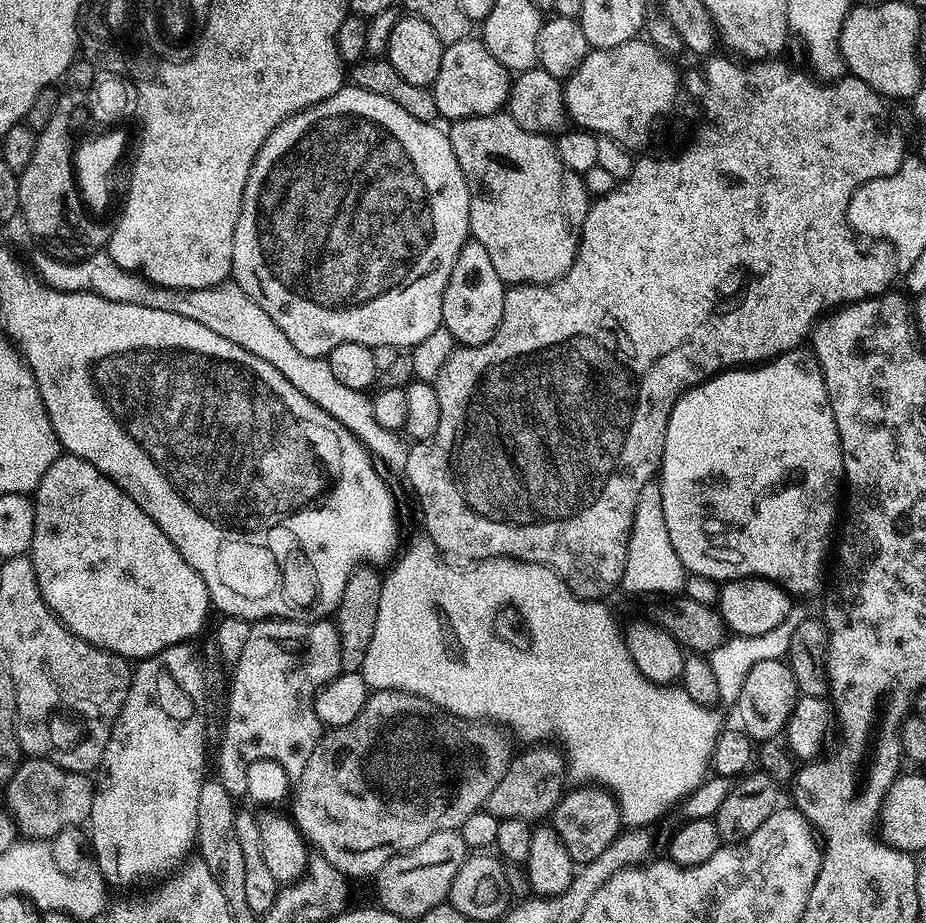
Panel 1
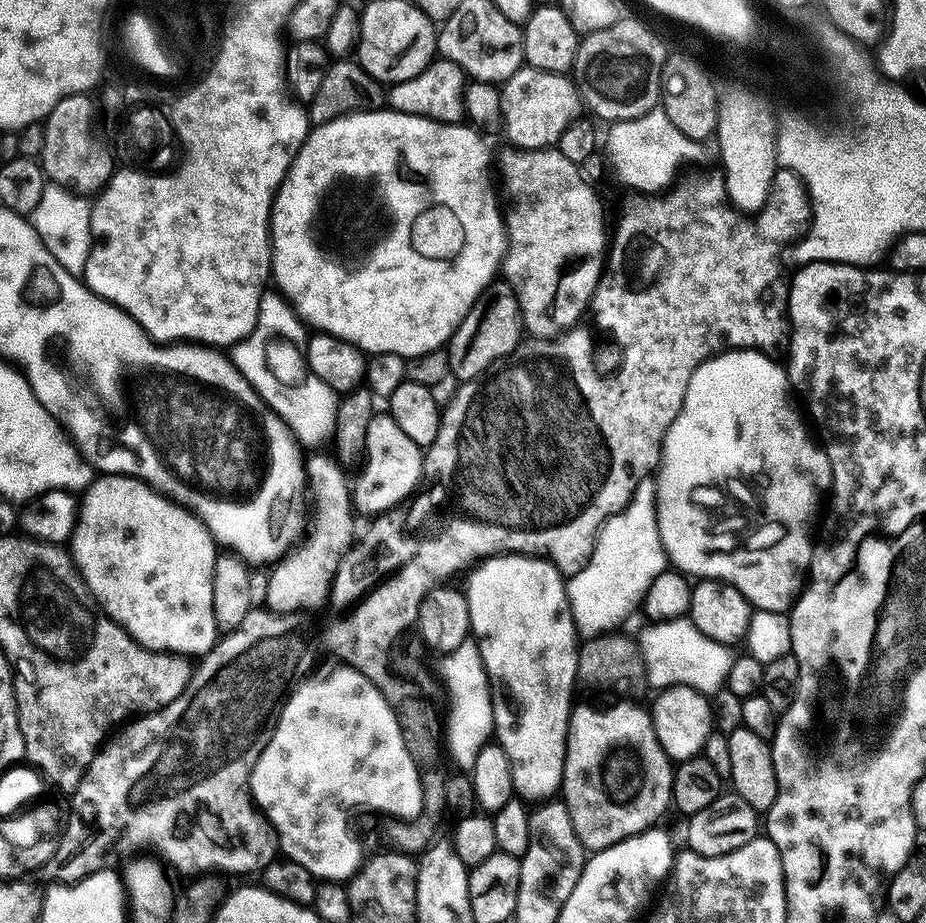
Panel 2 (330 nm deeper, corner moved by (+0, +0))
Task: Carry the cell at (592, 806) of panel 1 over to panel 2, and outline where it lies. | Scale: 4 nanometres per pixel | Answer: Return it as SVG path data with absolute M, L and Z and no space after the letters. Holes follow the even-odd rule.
M640 702L612 704L609 708L595 708L592 704L577 703L568 719L568 741L564 759L562 802L568 807L574 834L589 853L601 852L626 838L661 823L664 811L672 802L673 761L668 759L658 742L651 711Z

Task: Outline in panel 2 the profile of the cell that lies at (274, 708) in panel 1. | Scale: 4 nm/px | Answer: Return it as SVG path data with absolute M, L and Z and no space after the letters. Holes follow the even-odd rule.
M331 455L312 456L308 460L308 488L312 491L312 529L300 545L293 547L271 569L267 607L273 612L303 613L303 608L316 608L325 603L332 578L344 555L353 547L350 480L344 477L339 463Z

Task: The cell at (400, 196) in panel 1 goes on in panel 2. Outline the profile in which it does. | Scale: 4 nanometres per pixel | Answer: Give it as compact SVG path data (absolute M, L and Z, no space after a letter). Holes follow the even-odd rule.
M376 110L352 112L326 124L317 124L301 144L272 204L271 279L280 287L279 295L291 304L305 325L313 324L313 329L342 338L365 354L385 352L407 358L444 348L452 339L462 318L476 305L476 299L497 279L508 250L508 233L501 205L500 208L496 205L496 192L492 189L494 172L488 169L488 148L475 127L464 122L443 124L405 112L372 111Z

